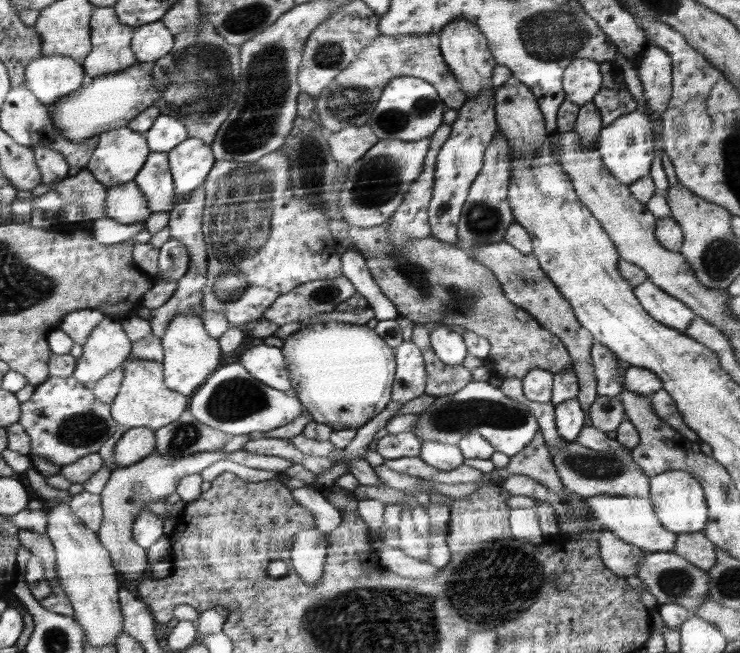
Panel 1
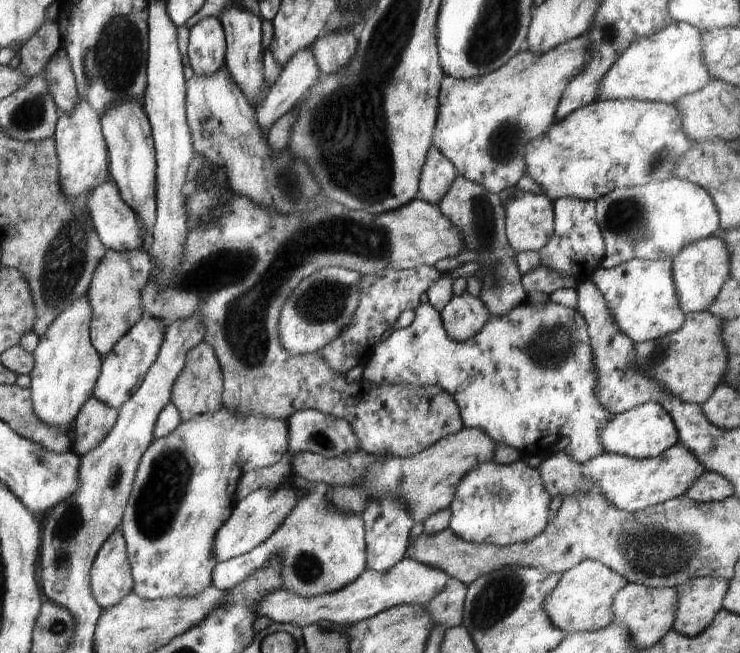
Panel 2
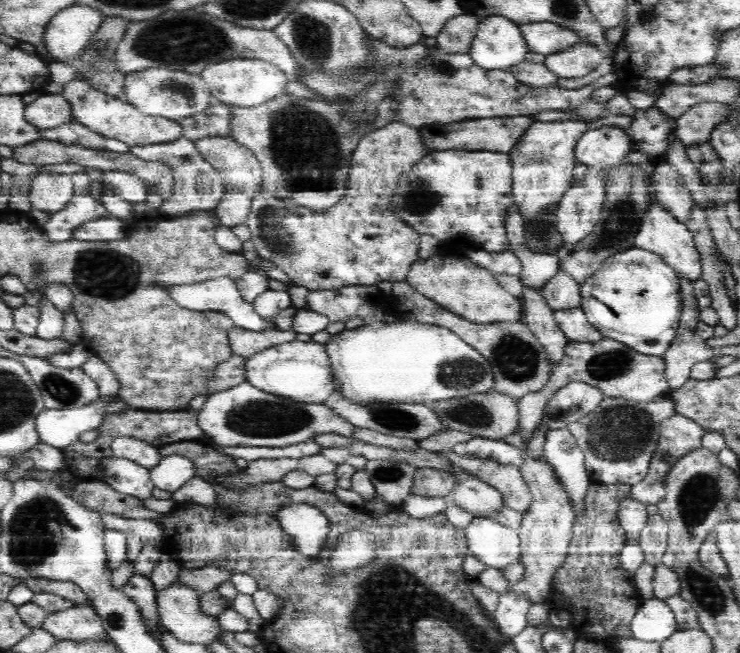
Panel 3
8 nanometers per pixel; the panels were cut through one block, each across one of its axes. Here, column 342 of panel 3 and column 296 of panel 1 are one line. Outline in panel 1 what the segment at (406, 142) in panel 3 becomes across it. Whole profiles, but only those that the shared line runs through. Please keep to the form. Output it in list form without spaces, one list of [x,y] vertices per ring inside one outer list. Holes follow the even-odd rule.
[[[275,151],[269,155],[265,155],[261,160],[254,163],[236,163],[233,161],[220,161],[214,164],[212,171],[209,172],[208,178],[204,183],[206,189],[206,206],[202,215],[202,232],[206,241],[208,250],[208,273],[203,286],[203,310],[223,313],[225,319],[232,327],[237,327],[246,322],[258,321],[262,319],[265,310],[272,306],[274,300],[280,295],[285,295],[293,288],[300,287],[301,284],[309,283],[313,280],[333,279],[334,277],[344,274],[344,266],[342,266],[342,258],[337,254],[336,240],[333,233],[329,229],[329,216],[323,206],[315,204],[315,198],[307,198],[307,200],[298,200],[294,198],[294,182],[290,180],[290,164],[284,152]]]

